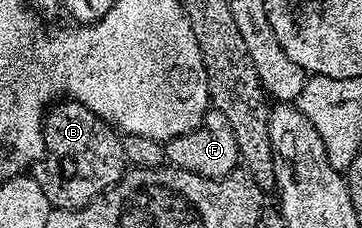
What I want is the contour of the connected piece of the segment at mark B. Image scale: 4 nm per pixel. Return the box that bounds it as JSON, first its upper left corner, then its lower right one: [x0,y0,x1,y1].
[43,99,128,209]

